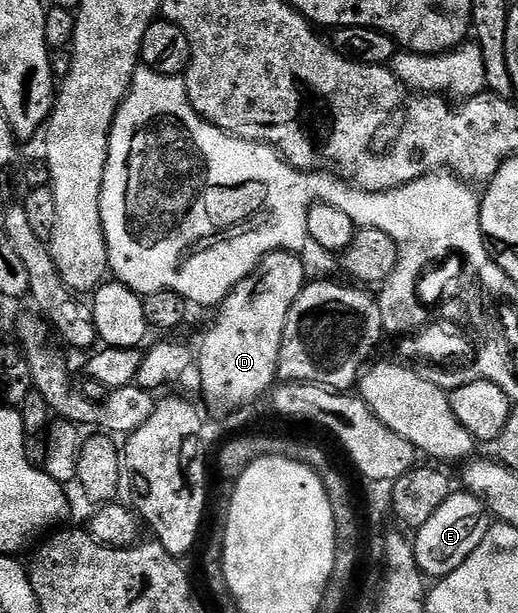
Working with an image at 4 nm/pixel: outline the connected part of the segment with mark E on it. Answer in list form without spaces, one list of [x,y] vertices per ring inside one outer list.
[[[454,491],[414,535],[415,559],[424,575],[438,580],[456,571],[480,546],[492,522],[486,503],[467,491]]]

